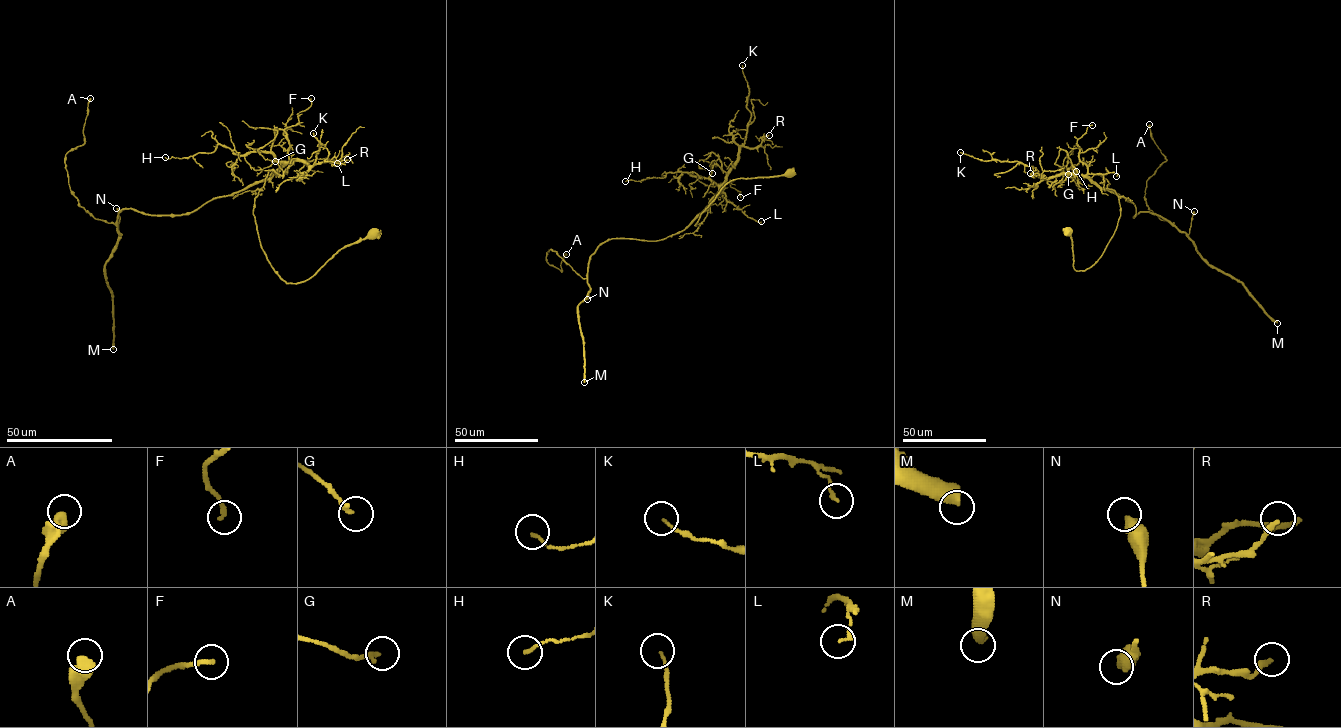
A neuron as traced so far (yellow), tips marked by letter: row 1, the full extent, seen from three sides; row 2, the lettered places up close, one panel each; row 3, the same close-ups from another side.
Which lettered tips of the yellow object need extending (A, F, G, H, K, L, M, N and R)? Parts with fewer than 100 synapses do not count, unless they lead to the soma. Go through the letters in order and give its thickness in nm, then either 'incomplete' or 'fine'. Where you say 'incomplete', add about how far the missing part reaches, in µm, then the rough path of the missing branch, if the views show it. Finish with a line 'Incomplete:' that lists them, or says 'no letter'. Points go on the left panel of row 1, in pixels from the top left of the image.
A: calibre 600 nm; fine
F: calibre 190 nm; fine
G: calibre 200 nm; fine
H: calibre 110 nm; fine
K: calibre 110 nm; fine
L: calibre 170 nm; fine
M: calibre 500 nm; incomplete; missing 550 µm
N: calibre 600 nm; fine
R: calibre 200 nm; fine
Incomplete: M

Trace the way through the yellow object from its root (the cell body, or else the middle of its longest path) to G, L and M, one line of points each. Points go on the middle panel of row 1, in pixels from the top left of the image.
G: (790, 172), (729, 181), (694, 225), (718, 190), (709, 178), (713, 164), (700, 160), (699, 167), (712, 173)
L: (790, 172), (729, 181), (694, 225), (703, 220), (708, 203), (721, 192), (726, 200), (748, 216), (761, 221)
M: (790, 172), (729, 181), (700, 224), (707, 208), (664, 238), (598, 247), (577, 307), (584, 382)

